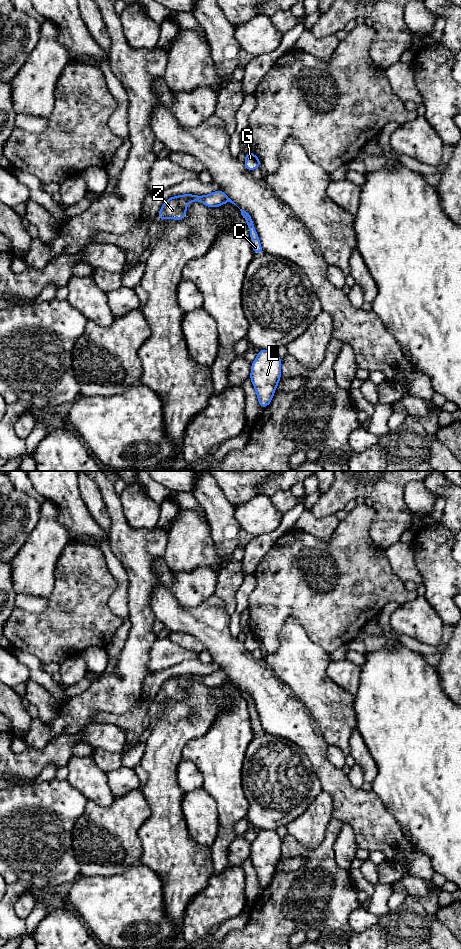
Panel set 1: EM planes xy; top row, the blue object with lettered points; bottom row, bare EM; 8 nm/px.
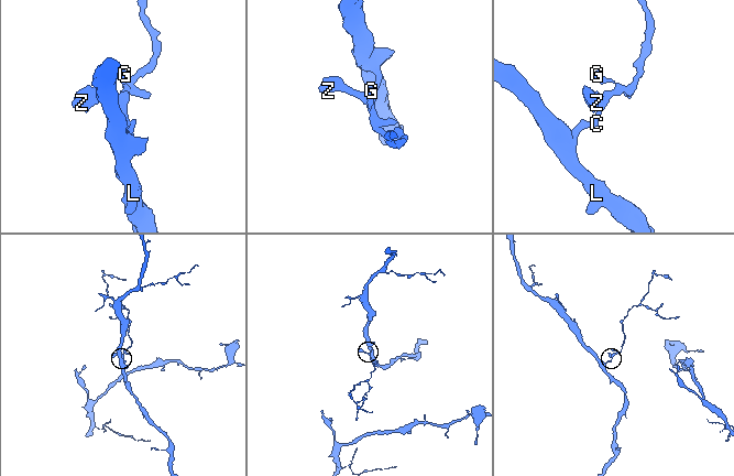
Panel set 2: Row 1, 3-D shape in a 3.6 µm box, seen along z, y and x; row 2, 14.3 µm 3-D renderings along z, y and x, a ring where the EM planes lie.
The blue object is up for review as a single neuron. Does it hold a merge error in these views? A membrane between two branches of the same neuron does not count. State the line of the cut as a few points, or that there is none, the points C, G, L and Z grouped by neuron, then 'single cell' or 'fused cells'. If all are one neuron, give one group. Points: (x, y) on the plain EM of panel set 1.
no cut; C G L Z; single cell

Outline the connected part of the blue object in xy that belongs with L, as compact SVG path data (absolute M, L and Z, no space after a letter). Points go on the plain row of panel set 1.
M258 830L256 839L251 843L251 853L249 859L251 860L256 871L261 889L269 886L272 881L276 867L280 862L281 846L282 839L279 837L276 830Z

